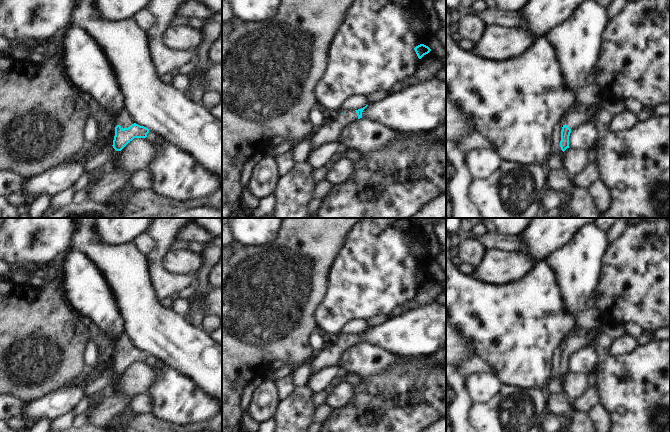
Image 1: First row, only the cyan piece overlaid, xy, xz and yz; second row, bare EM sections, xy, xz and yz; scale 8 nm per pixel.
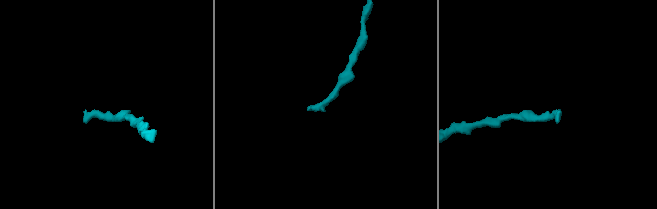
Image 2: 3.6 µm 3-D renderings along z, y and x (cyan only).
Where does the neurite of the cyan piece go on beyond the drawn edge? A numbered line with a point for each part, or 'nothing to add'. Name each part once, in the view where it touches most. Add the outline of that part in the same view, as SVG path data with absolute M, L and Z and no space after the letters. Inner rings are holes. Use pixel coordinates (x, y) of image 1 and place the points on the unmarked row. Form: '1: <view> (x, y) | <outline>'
1: xy (123, 343) | M123 333L118 340L113 344L113 349L116 351L117 349L120 349L121 352L128 352L130 351L132 348L134 348L134 345L132 343L132 341L130 340L130 338Z

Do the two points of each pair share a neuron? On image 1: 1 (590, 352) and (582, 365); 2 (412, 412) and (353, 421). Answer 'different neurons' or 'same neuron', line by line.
1: same neuron
2: same neuron

